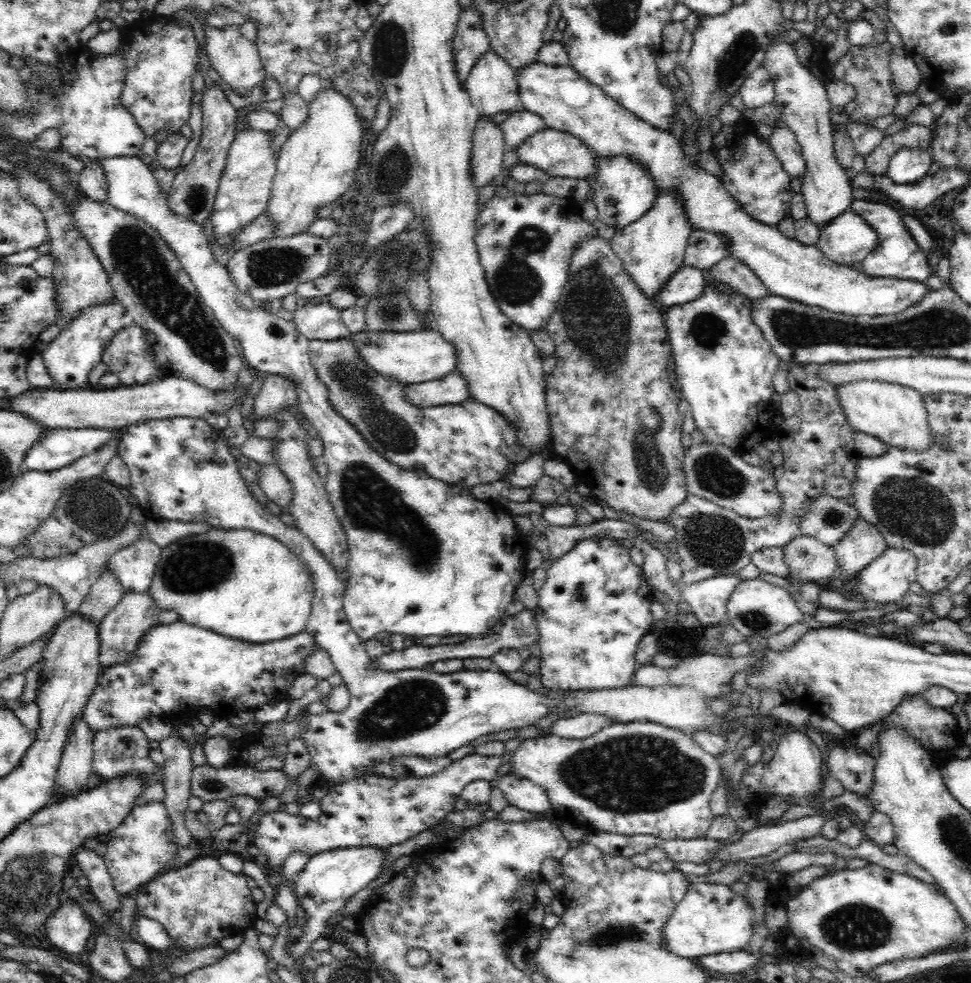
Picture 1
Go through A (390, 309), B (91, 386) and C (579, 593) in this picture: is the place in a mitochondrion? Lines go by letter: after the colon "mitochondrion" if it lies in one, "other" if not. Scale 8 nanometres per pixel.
A: mitochondrion
B: other
C: mitochondrion

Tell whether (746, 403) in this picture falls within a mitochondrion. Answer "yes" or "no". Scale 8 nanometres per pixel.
no

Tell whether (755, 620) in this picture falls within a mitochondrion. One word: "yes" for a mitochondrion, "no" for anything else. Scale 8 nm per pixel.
yes

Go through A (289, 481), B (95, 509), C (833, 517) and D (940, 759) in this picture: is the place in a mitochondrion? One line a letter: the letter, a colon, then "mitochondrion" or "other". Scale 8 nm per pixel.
A: other
B: mitochondrion
C: mitochondrion
D: other

